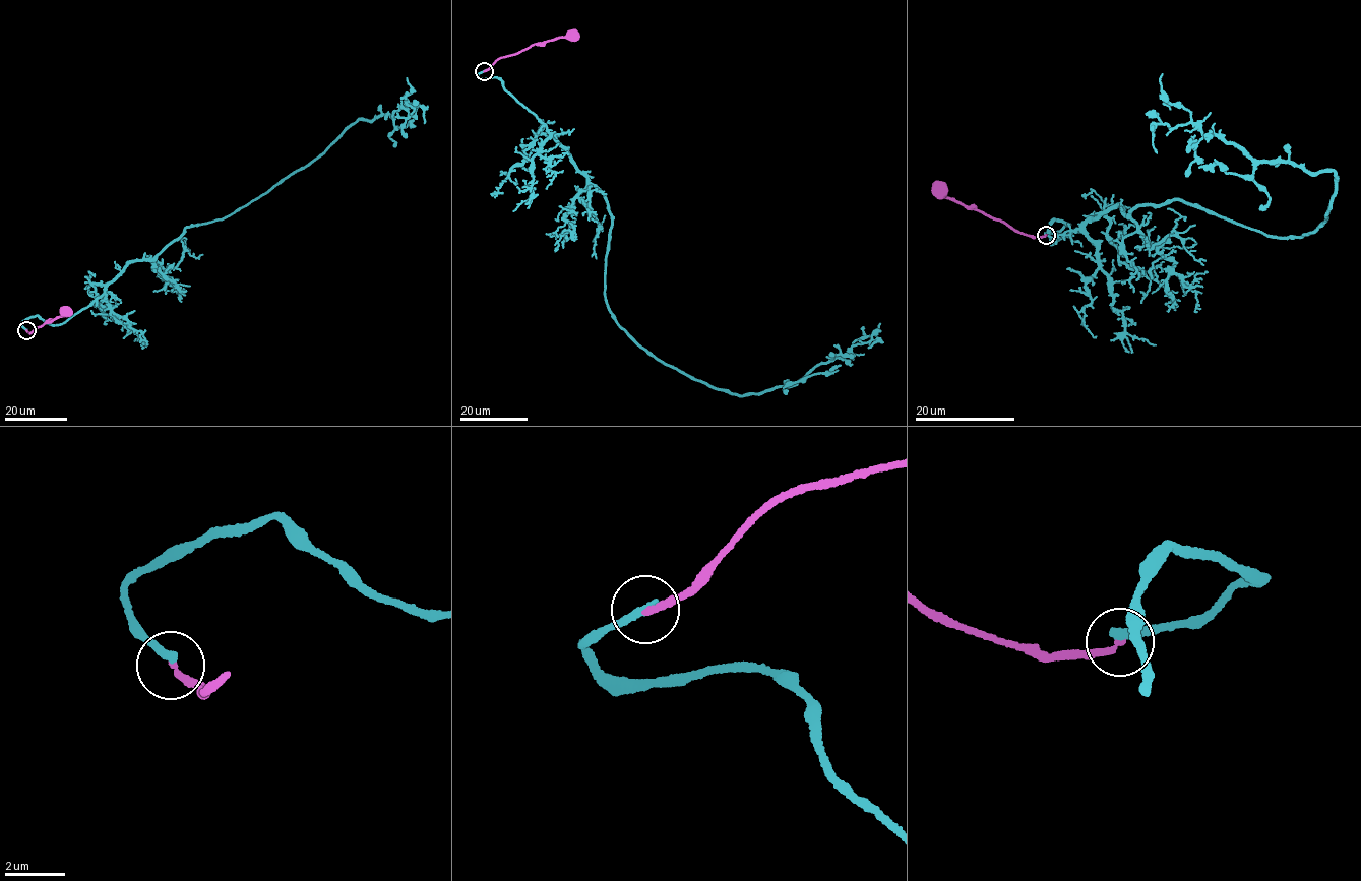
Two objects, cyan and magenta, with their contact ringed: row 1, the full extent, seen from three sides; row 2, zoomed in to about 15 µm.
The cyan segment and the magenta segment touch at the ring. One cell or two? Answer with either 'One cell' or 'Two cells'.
Two cells

